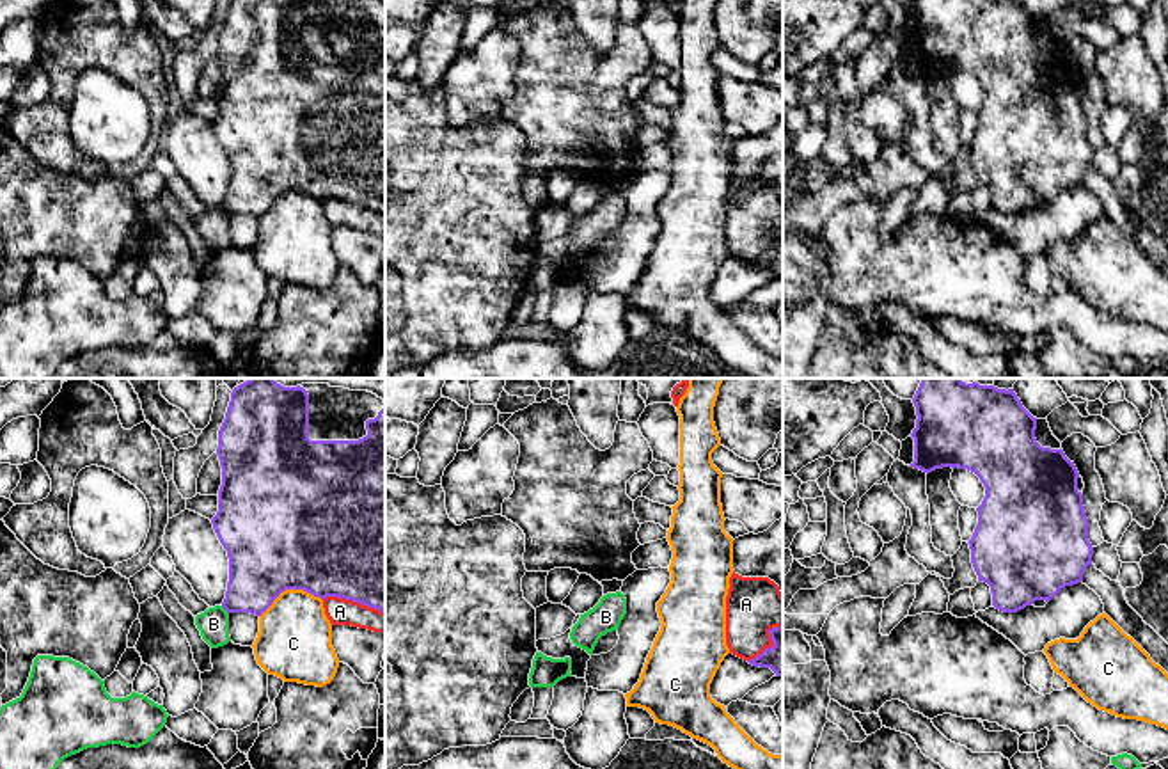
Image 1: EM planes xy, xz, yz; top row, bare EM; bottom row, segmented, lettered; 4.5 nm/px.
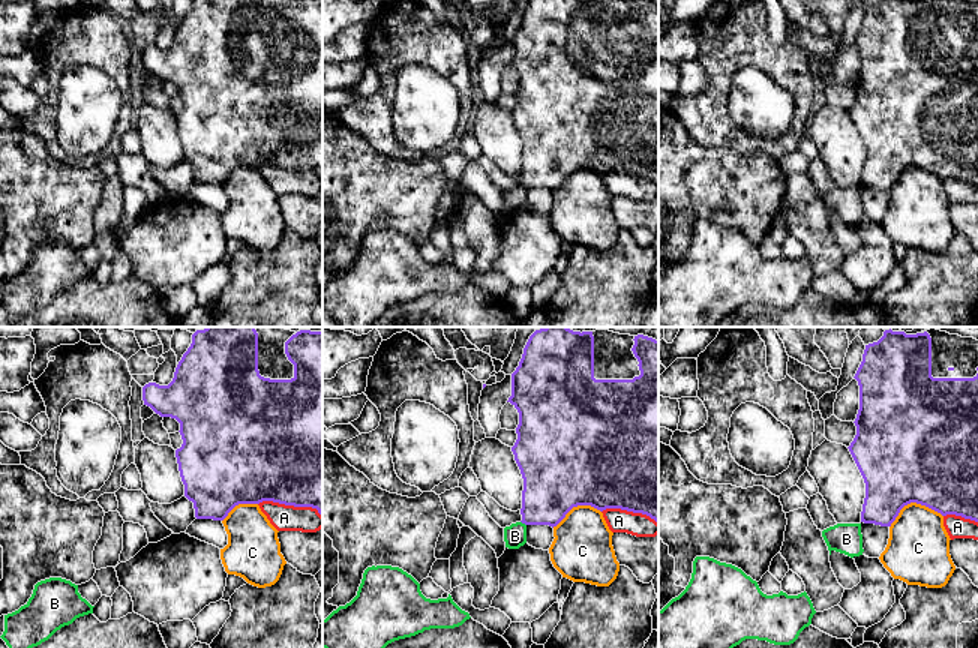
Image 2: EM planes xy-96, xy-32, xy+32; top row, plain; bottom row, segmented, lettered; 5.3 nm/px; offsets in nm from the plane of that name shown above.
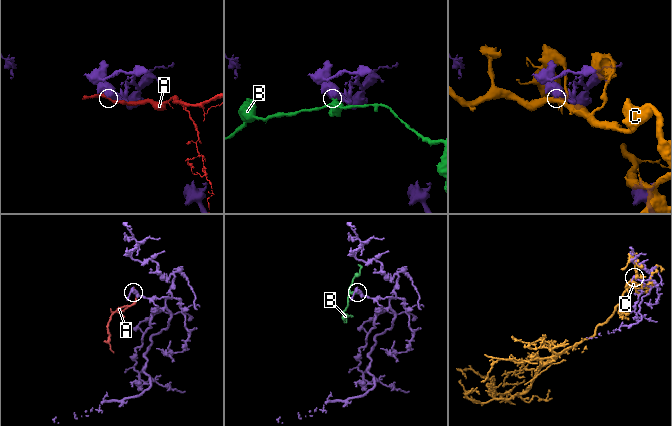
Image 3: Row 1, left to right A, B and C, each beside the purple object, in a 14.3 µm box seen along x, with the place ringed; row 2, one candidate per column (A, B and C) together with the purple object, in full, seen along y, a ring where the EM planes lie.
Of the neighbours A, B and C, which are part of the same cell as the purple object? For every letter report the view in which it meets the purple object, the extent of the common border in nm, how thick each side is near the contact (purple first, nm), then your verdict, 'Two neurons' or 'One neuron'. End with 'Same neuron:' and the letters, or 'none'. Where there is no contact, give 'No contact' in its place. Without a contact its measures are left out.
A: Touches purple in xy. Shared border 300 nm. Thickness 500 nm (purple) against 120 nm. Two neurons
B: Touches purple in xy. Shared border 50 nm. Thickness 300 nm (purple) against 140 nm. Two neurons
C: Touches purple in xy. Shared border 300 nm. Thickness 500 nm (purple) against 340 nm. Two neurons
Same neuron: none

